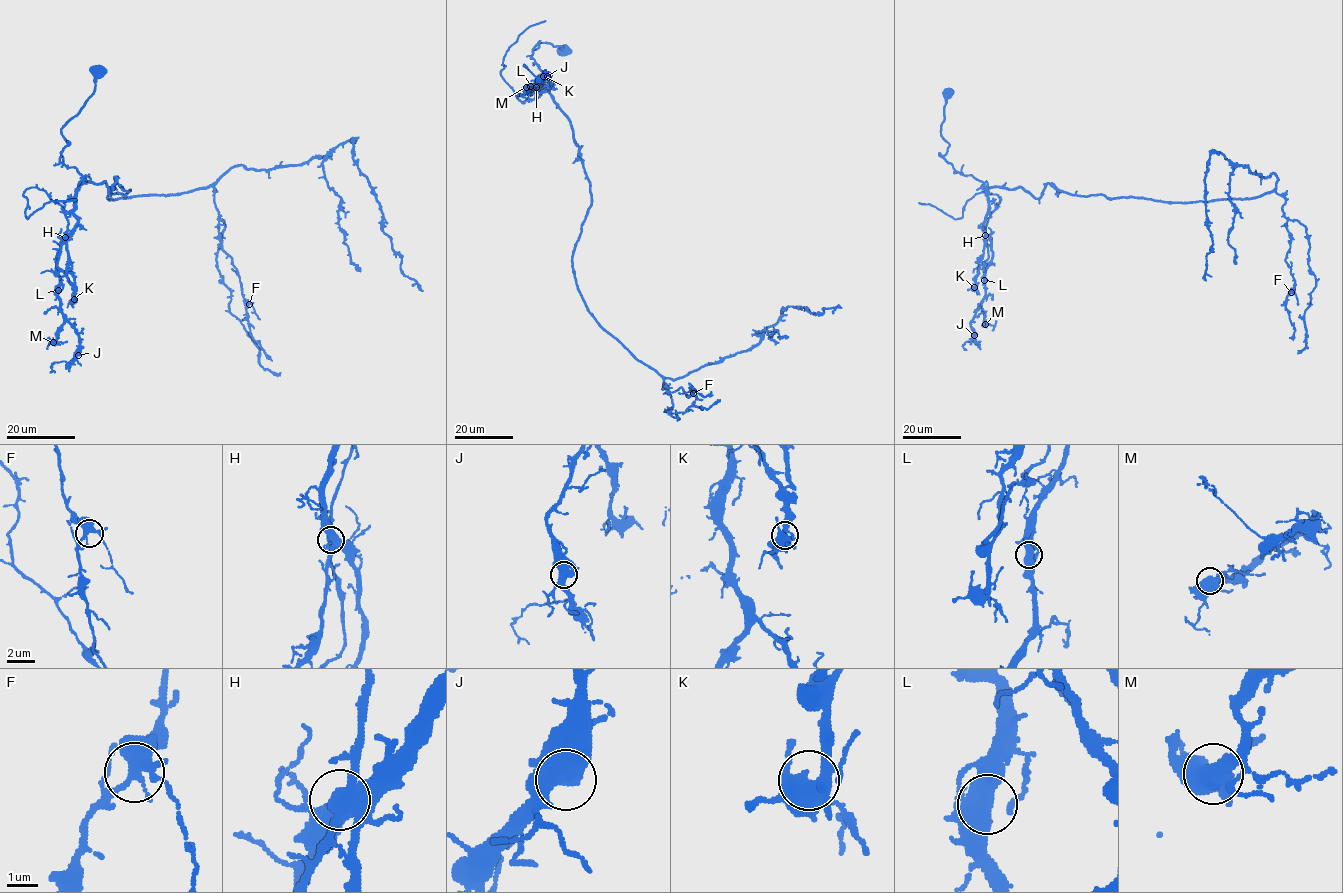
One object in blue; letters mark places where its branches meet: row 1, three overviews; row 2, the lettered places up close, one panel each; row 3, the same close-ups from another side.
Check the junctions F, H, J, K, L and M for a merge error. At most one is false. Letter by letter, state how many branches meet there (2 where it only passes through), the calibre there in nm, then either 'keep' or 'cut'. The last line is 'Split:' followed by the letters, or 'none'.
F: 5 | 400 nm | keep
H: 6 | 480 nm | cut
J: 5 | 500 nm | keep
K: 7 | 500 nm | keep
L: 5 | 500 nm | keep
M: 4 | 480 nm | keep
Split: H

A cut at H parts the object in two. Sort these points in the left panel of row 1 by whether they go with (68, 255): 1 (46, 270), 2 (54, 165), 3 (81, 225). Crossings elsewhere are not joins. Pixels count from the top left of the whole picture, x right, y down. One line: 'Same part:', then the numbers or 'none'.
Same part: 1, 2, 3

